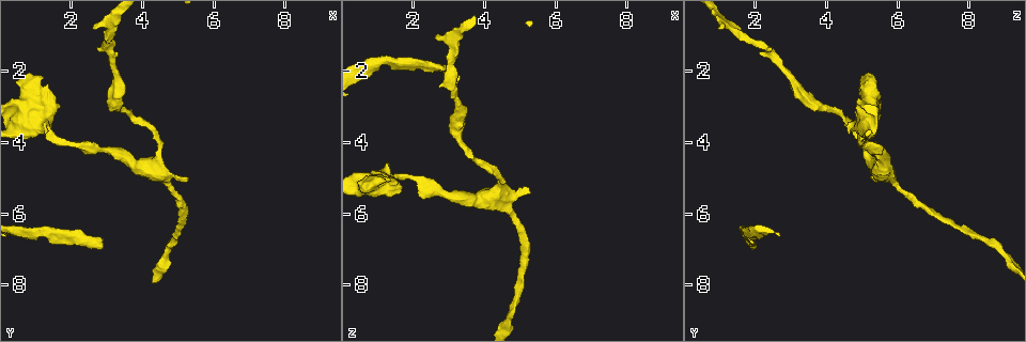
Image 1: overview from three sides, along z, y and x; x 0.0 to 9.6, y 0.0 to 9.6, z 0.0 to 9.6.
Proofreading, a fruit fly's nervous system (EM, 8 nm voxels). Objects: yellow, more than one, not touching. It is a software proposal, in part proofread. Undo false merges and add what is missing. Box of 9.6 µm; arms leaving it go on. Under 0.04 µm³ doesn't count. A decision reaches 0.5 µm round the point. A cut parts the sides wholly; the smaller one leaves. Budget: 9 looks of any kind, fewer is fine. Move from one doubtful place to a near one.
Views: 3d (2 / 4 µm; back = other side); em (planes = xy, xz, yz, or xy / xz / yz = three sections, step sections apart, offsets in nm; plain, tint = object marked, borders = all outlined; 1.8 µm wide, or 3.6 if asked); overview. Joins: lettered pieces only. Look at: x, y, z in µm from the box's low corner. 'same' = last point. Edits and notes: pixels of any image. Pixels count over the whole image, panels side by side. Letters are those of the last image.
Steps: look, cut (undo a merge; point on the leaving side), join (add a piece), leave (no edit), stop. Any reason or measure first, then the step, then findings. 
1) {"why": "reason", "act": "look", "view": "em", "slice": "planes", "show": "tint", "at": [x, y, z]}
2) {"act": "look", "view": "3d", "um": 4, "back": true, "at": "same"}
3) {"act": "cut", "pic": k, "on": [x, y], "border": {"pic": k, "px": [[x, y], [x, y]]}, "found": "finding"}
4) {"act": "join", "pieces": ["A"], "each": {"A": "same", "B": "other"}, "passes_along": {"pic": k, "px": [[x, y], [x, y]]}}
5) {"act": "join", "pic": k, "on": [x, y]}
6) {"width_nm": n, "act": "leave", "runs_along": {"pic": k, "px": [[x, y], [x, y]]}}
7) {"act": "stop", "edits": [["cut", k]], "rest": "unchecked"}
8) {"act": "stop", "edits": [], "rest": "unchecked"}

{"why": "thick end", "act": "look", "view": "em", "slice": "planes", "show": "borders", "at": [1.25, 2.20, 5.05]}

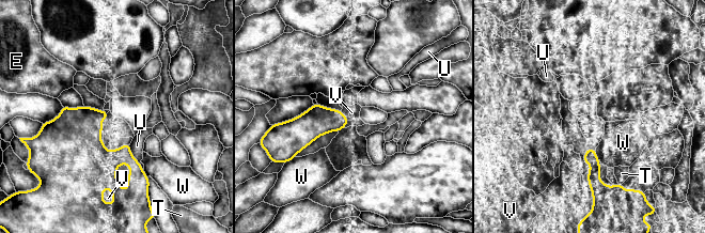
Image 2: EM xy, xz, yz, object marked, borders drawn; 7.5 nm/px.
{"longest_contact_nm": ["U", 240], "act": "leave", "each": {"E": "other", "T": "other", "U": "other", "V": "other", "W": "other"}, "border": {"pic": 2, "px": [[108, 112], [102, 130]]}, "found": "no lettered piece goes on from it"}

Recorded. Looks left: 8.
{"why": "sudden change in width", "act": "look", "view": "3d", "um": 2, "at": [1.45, 3.95, 4.95]}

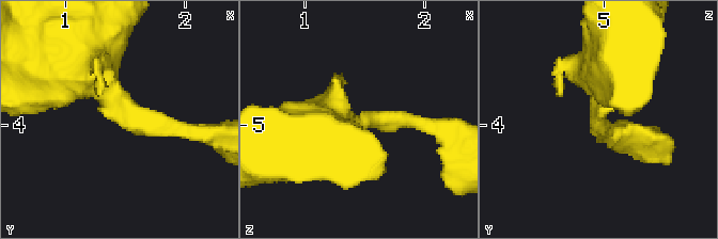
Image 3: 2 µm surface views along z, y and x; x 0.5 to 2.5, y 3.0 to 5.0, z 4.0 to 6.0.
{"arm_widths_nm": [190, 600], "why": "shape alone is not enough", "act": "look", "view": "em", "slice": "planes", "show": "tint", "at": [1.50, 3.90, 4.98]}

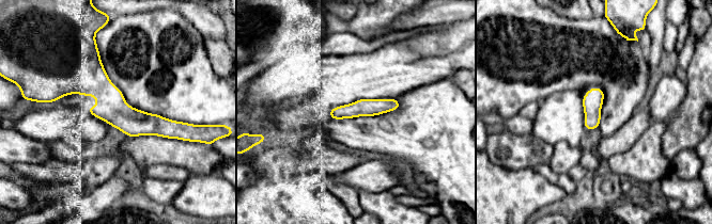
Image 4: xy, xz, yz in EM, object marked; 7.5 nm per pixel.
{"why": "what lies round it", "act": "look", "view": "em", "slice": "planes", "show": "borders", "at": "same"}

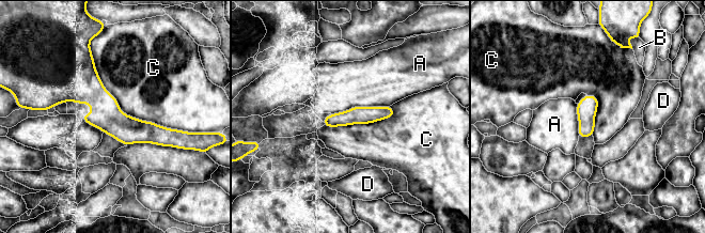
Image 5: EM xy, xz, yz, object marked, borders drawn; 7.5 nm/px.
{"width_nm": 130, "act": "leave", "each": {"A": "other", "B": "other", "C": "other", "D": "other"}, "runs_along": {"pic": 5, "px": [[49, 104], [90, 94], [128, 130], [174, 131]]}, "found": "all the same cell"}

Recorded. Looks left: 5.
{"act": "look", "view": "3d", "um": 2, "back": true, "at": [5.30, 5.15, 5.35]}

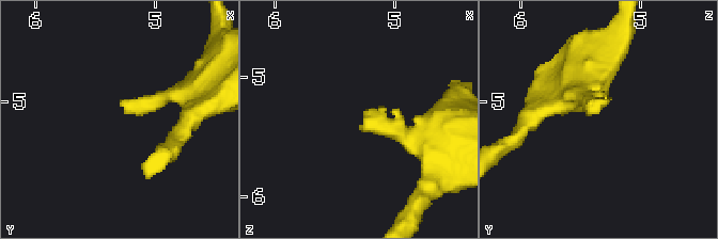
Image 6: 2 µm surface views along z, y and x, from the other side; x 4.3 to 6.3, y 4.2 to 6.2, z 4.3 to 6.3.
{"act": "look", "view": "em", "um": 3.6, "slice": "yz", "step": 4, "show": "plain", "at": [5.24, 5.10, 5.36]}

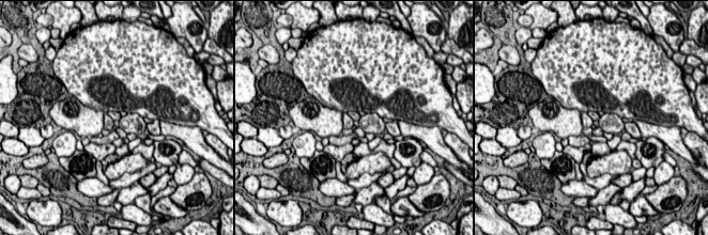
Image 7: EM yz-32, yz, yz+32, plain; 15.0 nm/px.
{"why": "see the neighbours", "act": "look", "view": "em", "um": 3.6, "slice": "yz", "step": 4, "show": "borders", "at": "same"}

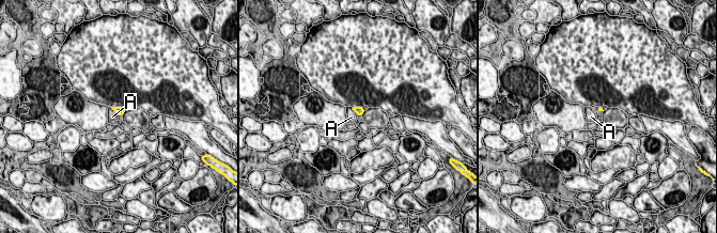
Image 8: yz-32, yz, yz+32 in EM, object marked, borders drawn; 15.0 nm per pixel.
{"act": "leave", "each": {"A": "other"}, "border": {"pic": 8, "px": [[110, 107], [118, 115]]}, "found": "no lettered piece goes on from it"}

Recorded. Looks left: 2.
{"why": "free end", "act": "look", "view": "em", "slice": "planes", "show": "tint", "at": [2.80, 6.95, 2.00]}

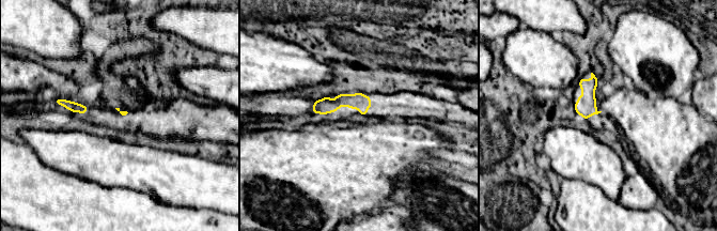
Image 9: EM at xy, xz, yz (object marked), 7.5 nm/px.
{"why": "what lies round it", "act": "look", "view": "em", "slice": "planes", "show": "borders", "at": "same"}

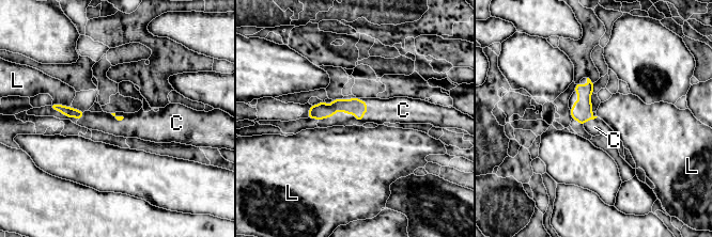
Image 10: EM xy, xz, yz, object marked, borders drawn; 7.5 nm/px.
{"longest_contact_nm": ["C", 420], "act": "join", "pieces": ["C"], "each": {"C": "same", "L": "other"}, "passes_along": {"pic": 10, "px": [[354, 106], [347, 113], [380, 111]]}, "found": "the cell continues"}

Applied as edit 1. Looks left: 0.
{"act": "stop", "edits": [["join", 10]], "rest": "unchecked"}

